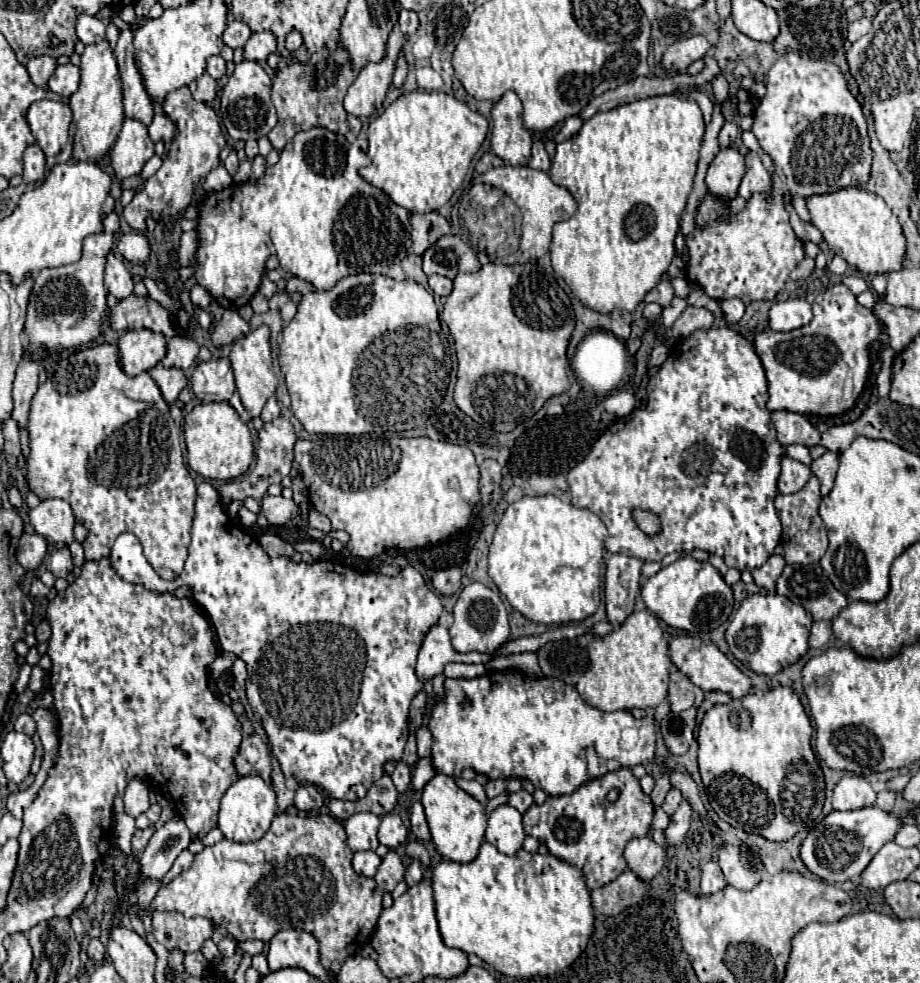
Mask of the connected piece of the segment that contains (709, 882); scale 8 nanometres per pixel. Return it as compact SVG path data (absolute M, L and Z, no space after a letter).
M710 861L702 867L702 883L700 883L700 889L702 889L702 895L708 897L712 893L718 893L720 889L726 887L726 879L718 867L716 861Z

